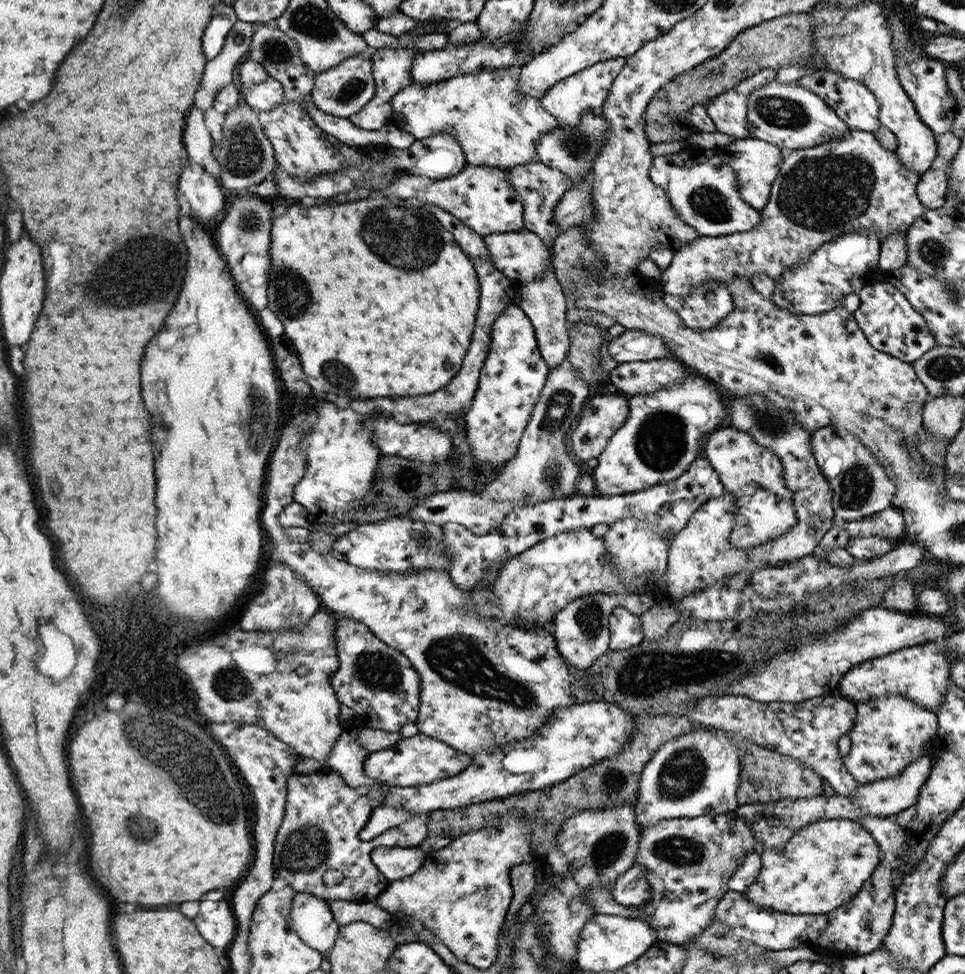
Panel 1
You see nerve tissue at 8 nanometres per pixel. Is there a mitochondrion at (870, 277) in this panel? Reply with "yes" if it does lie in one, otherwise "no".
no

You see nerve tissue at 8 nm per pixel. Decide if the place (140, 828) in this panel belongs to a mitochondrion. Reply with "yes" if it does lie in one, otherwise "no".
yes

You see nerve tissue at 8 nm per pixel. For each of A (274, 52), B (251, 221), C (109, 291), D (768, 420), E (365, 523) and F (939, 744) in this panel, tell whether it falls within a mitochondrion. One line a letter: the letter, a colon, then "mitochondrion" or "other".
A: mitochondrion
B: mitochondrion
C: mitochondrion
D: mitochondrion
E: other
F: other

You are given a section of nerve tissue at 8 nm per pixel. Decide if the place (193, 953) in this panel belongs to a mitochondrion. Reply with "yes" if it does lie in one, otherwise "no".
yes

